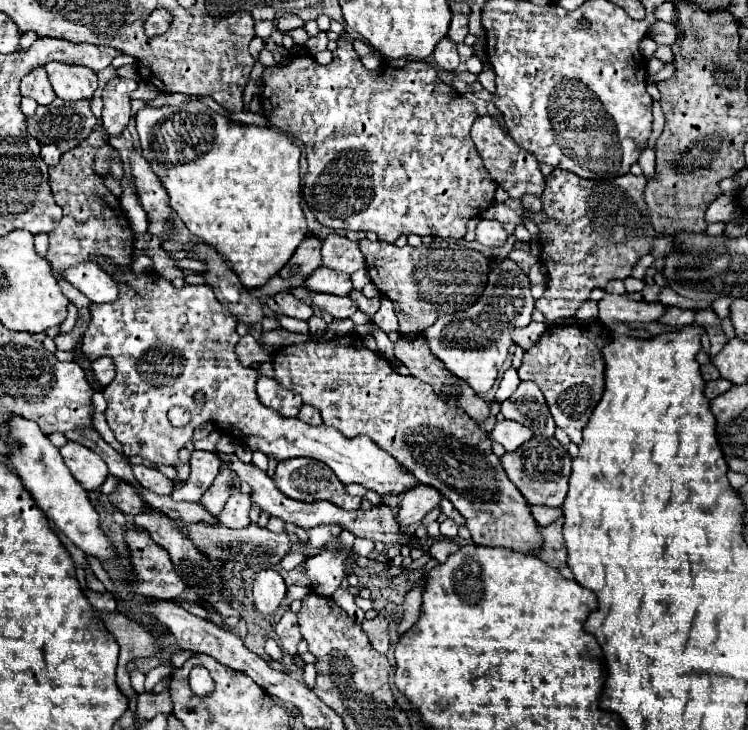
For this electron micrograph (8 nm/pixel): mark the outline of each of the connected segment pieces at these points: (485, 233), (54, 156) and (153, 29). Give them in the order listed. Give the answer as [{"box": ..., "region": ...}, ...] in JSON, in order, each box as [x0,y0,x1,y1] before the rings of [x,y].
[{"box":[476,218,508,248],"region":[[[482,218],[478,228],[476,228],[476,240],[488,248],[498,248],[506,242],[508,234],[506,230],[502,228],[502,224],[498,220],[488,220],[488,218]]]},{"box":[42,144,62,166],"region":[[[44,144],[42,146],[42,158],[48,166],[56,166],[60,162],[60,156],[62,156],[62,152],[56,144]]]},{"box":[144,8,170,38],"region":[[[158,8],[158,10],[154,10],[154,12],[148,16],[148,20],[144,22],[144,32],[146,32],[150,38],[160,36],[160,34],[164,34],[164,32],[168,30],[168,22],[170,22],[170,14],[166,14],[166,10]]]}]

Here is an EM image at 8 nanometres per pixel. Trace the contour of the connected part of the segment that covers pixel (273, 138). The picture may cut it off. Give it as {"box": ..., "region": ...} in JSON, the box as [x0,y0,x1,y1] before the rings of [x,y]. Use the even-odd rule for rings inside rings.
{"box":[136,102,308,288],"region":[[[202,102],[162,108],[146,106],[136,114],[136,130],[142,156],[166,188],[178,218],[194,236],[214,246],[232,264],[246,288],[264,286],[308,234],[300,200],[300,148],[280,130],[226,120]]]}

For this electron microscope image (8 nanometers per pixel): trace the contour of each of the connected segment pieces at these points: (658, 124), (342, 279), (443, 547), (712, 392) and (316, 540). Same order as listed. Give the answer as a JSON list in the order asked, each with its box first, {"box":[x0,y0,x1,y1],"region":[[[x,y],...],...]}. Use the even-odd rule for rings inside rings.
[{"box":[650,102,664,146],"region":[[[652,102],[652,112],[654,112],[654,126],[650,134],[650,146],[656,144],[656,138],[662,134],[662,128],[664,128],[664,112],[660,108],[660,102]]]},{"box":[306,266,352,296],"region":[[[320,266],[320,270],[314,272],[306,280],[306,288],[308,290],[314,290],[314,292],[348,296],[350,290],[352,290],[352,280],[350,280],[350,274],[342,274],[342,272],[330,270],[326,266]]]},{"box":[430,538,460,562],"region":[[[444,538],[444,540],[436,540],[436,542],[430,546],[430,554],[432,554],[432,558],[436,558],[438,562],[446,562],[446,558],[448,558],[452,552],[456,552],[458,548],[460,548],[460,544]]]},{"box":[706,378,732,400],"region":[[[718,378],[718,380],[712,380],[712,382],[706,382],[706,396],[712,400],[716,398],[718,394],[724,394],[726,390],[732,388],[732,382],[730,380],[724,380],[724,378]]]},{"box":[308,524,341,548],"region":[[[322,524],[314,530],[308,530],[308,546],[310,548],[320,548],[320,546],[328,544],[332,538],[336,538],[341,531],[341,526],[337,524]]]}]

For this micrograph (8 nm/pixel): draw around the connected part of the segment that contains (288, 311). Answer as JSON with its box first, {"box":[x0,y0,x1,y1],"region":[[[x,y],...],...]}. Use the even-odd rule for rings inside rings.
{"box":[266,292,312,320],"region":[[[290,292],[274,294],[274,296],[268,298],[266,304],[270,306],[272,312],[278,312],[278,314],[284,314],[284,316],[290,316],[290,318],[308,320],[312,316],[312,306],[308,302],[294,298]]]}

